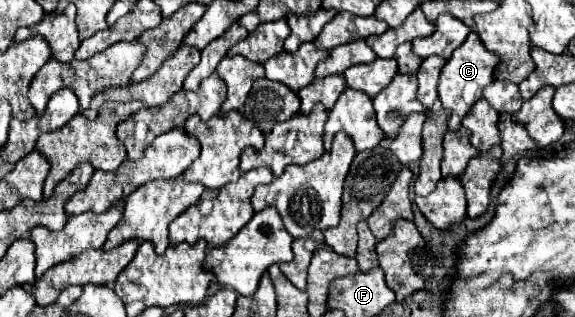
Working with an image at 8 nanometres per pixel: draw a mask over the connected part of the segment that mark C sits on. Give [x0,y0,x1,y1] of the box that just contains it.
[438,32,500,130]

